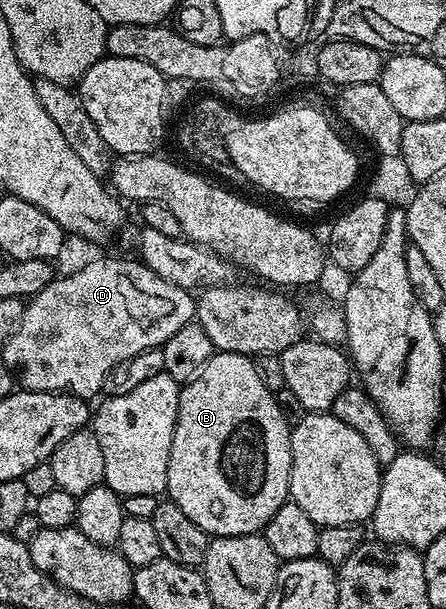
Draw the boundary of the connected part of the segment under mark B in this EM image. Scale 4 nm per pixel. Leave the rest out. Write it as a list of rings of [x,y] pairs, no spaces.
[[[217,351],[206,362],[206,366],[188,384],[180,389],[180,401],[178,402],[178,418],[174,426],[174,438],[170,442],[170,462],[168,463],[168,486],[167,495],[178,506],[182,506],[183,512],[190,517],[190,522],[202,526],[202,530],[209,537],[218,536],[251,536],[263,530],[270,518],[289,499],[288,483],[290,482],[290,466],[292,465],[292,428],[290,422],[282,414],[275,395],[262,384],[258,378],[258,370],[255,369],[256,361],[253,357],[243,356],[241,352]]]

